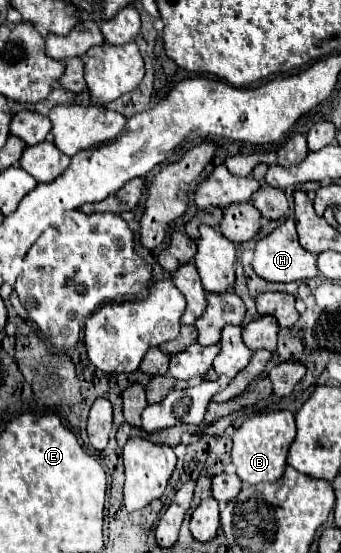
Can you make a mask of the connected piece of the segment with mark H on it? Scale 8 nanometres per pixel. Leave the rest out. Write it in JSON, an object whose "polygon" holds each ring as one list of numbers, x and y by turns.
{"polygon":[[288,217,288,221,284,221,274,233,270,233,266,239,262,239,262,241,256,245,252,267,254,267,254,271,256,271,262,279,274,281,274,283,304,281,304,279,312,279,312,277,318,275,316,255,308,253,308,251,298,243,296,223,294,223,292,217]]}

